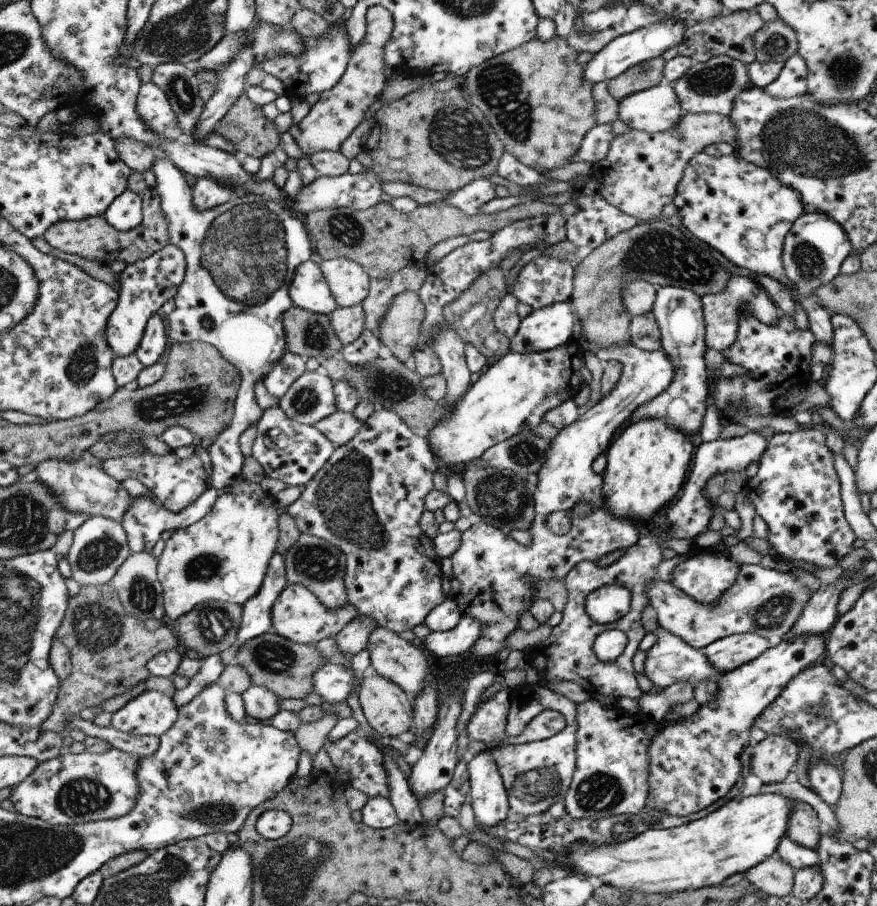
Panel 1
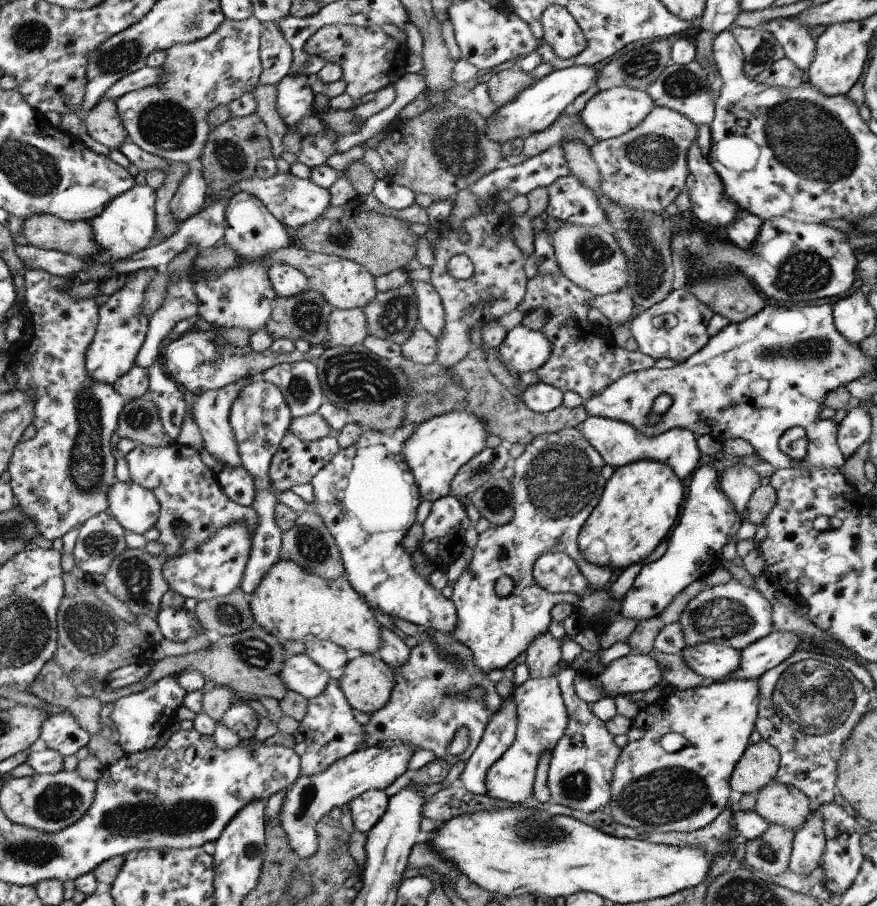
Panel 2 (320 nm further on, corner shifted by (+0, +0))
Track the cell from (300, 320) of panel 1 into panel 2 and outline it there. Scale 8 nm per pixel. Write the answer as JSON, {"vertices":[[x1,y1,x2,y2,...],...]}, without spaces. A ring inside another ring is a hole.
{"vertices":[[306,289,304,292,291,297,278,297,274,300,274,308,269,321,265,324,273,340,279,338,306,339,311,346,328,344,329,332,327,322,335,308,320,294,320,291]]}

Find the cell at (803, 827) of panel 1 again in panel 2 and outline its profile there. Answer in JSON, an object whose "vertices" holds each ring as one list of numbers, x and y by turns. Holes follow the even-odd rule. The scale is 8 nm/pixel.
{"vertices":[[775,779,759,790,755,811,766,822,794,832,812,812,810,799,801,790]]}

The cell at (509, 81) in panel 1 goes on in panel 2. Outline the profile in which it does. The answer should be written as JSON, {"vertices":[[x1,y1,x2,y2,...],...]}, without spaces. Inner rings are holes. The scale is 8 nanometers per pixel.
{"vertices":[[511,68,500,70,490,76,486,86,488,94,498,107,506,106,514,97,519,96,522,89,537,81,532,74,525,73,522,69]]}

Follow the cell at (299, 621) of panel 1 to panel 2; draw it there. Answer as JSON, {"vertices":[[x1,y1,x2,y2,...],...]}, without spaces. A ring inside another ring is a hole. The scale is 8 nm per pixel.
{"vertices":[[280,559,274,563,249,597,257,626,284,640,300,640,306,646,312,641,330,641,346,650,376,653,380,648,381,628,358,591,345,577,324,579,297,562]]}

